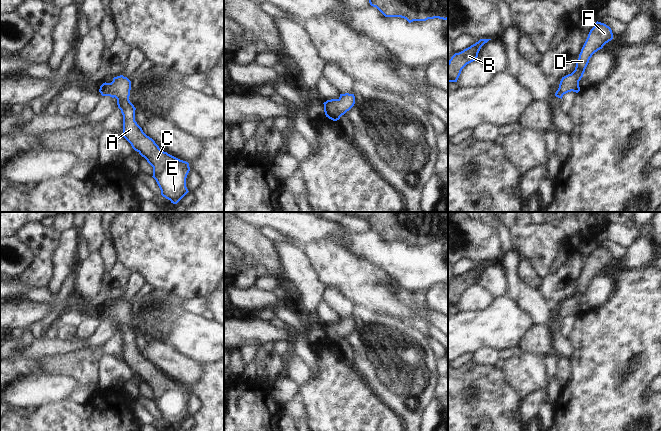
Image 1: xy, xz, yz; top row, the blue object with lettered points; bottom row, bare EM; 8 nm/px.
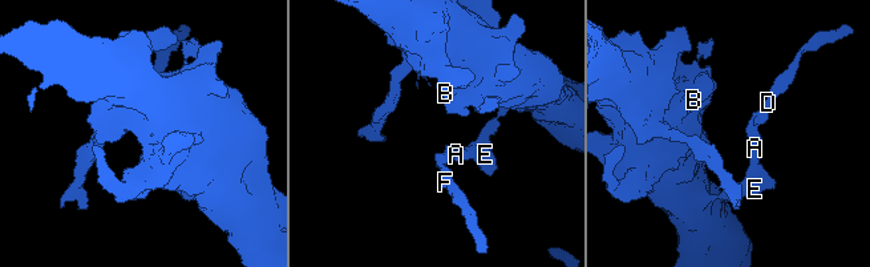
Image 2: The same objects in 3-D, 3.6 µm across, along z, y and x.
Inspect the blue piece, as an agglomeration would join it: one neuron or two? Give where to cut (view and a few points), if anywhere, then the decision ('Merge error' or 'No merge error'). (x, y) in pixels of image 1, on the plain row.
No split. No merge error.

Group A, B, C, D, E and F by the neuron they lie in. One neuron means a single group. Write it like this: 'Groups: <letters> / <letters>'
Groups: A B C D E F.

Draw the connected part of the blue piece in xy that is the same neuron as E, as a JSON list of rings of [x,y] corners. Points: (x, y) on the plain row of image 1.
[[[123,299],[113,302],[111,307],[103,307],[99,316],[102,320],[117,323],[123,339],[123,360],[142,381],[153,391],[161,419],[177,428],[189,415],[186,402],[190,395],[189,387],[162,375],[155,365],[147,360],[135,345],[136,332],[130,326],[131,305]]]

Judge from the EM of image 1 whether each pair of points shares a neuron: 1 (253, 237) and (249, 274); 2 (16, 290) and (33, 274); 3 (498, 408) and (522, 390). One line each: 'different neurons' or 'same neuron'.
1: different neurons
2: different neurons
3: different neurons

